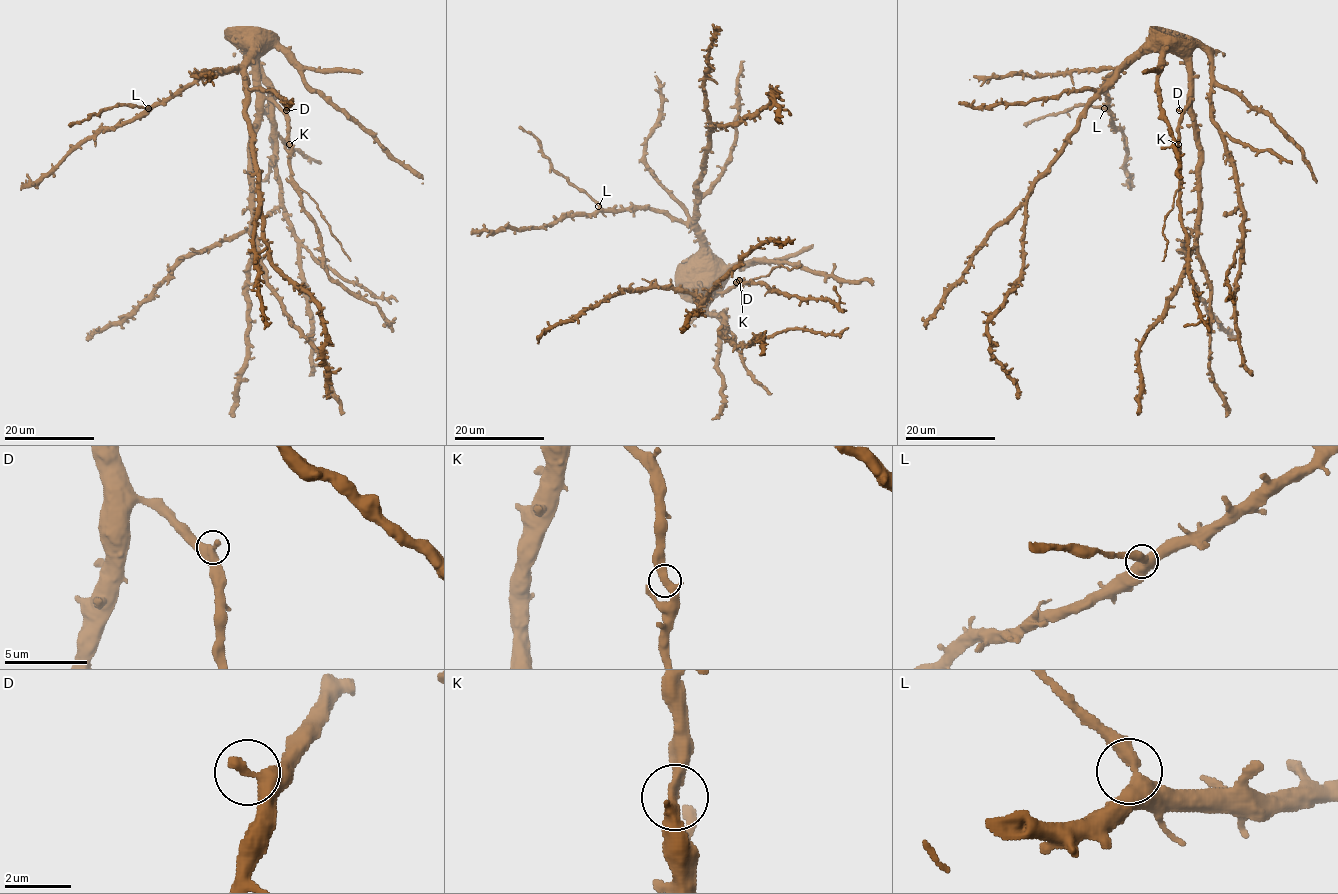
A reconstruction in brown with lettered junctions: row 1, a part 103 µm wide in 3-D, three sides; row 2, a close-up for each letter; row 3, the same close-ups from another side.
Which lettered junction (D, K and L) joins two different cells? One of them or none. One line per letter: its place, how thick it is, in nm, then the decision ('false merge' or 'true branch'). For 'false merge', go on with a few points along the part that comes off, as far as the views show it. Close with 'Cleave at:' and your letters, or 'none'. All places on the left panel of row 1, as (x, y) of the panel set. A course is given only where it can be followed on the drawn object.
D: place (286, 110); calibre 400 nm; true branch
K: place (289, 144); calibre 400 nm; true branch
L: place (148, 108); calibre 440 nm; true branch
Cleave at: none

